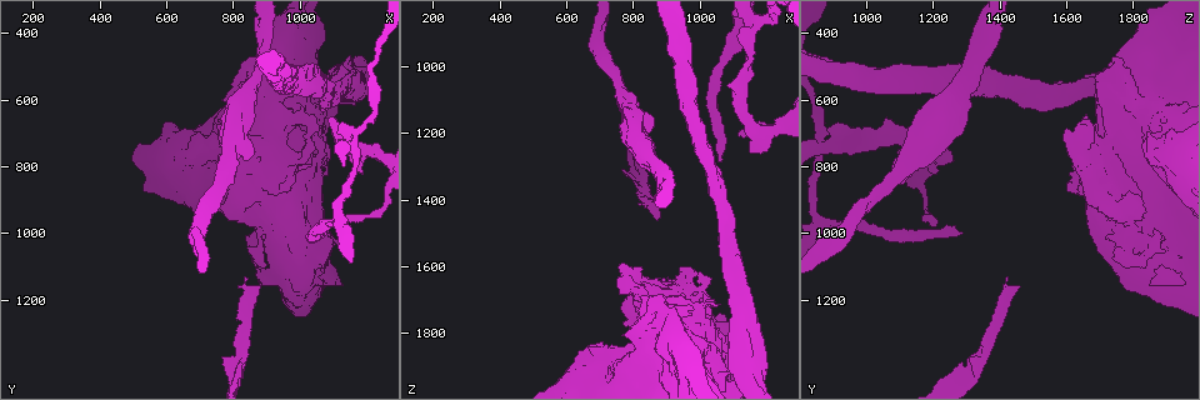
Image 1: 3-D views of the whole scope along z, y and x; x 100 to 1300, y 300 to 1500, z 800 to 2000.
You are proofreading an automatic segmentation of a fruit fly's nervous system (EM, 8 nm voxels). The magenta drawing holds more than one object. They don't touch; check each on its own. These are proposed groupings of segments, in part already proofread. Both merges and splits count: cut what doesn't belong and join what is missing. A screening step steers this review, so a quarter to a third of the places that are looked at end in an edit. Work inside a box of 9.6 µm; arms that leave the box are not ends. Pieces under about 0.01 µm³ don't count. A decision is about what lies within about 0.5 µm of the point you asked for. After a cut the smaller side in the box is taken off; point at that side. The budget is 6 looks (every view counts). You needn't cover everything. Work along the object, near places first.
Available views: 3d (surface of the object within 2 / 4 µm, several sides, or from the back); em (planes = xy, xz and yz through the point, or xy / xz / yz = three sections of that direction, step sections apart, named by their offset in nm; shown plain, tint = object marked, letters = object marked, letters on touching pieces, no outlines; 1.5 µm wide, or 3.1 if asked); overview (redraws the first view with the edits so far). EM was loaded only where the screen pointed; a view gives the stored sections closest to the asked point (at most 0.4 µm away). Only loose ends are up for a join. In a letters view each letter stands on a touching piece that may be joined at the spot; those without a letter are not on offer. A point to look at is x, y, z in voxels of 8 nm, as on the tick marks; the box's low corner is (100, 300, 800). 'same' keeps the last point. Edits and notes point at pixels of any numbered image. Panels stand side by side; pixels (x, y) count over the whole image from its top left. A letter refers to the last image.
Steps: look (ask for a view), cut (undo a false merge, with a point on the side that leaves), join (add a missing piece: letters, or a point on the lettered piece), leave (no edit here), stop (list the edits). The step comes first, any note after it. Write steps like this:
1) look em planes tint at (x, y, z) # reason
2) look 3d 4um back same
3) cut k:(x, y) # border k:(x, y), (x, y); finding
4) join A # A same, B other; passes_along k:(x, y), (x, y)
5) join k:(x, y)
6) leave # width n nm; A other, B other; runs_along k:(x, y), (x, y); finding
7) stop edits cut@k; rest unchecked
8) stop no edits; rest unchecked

look 3d 2um at (1090, 650, 1060) # branch stops here

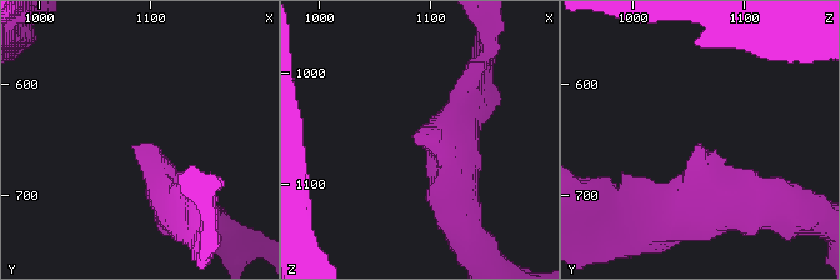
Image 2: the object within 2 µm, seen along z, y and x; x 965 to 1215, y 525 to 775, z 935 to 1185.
look em 3.1um yz step 8 plain at (1092, 652, 1062) # need the tissue

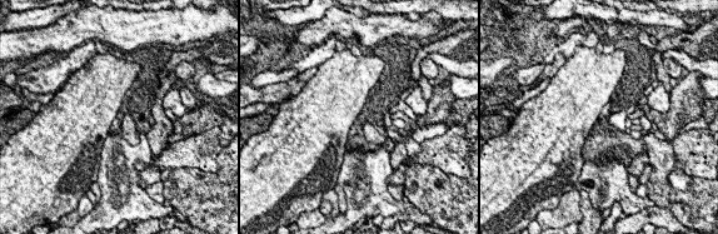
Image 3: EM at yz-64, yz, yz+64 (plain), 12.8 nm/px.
look em 3.1um yz step 8 letters same # see the neighbours

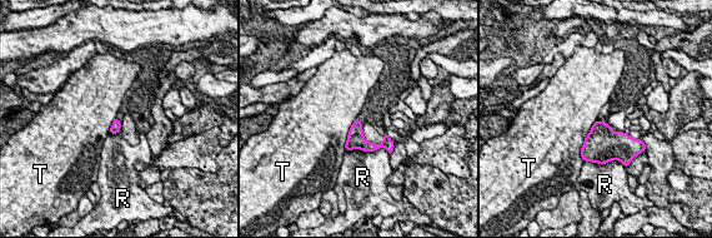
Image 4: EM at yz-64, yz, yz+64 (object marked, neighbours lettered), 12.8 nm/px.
leave # R other, T other; border 4:(597, 120), (585, 138), (581, 157); none of them fits

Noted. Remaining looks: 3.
look em planes letters at (830, 1130, 1420) # free end

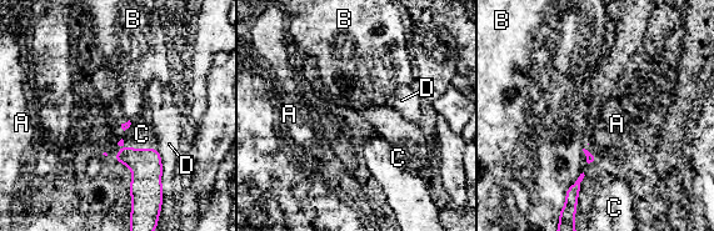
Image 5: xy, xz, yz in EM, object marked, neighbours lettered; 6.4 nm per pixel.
leave # longest_contact D 260 nm; A other, B other, C other, D other; border 5:(121, 137), (114, 156); none of them fits

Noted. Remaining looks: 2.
look 3d 4um back at (820, 1420, 1300) # abrupt turn

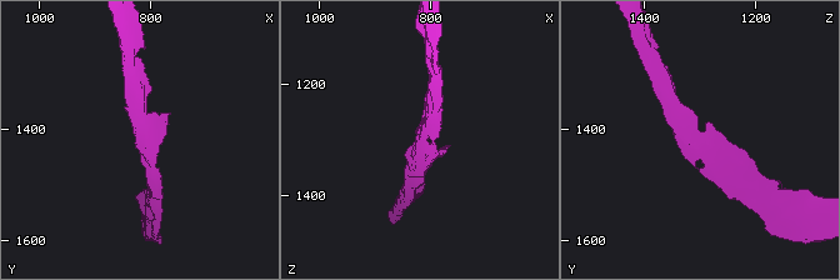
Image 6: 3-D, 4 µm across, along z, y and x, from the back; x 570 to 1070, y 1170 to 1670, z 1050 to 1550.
look em planes letters at (815, 1420, 1300) # need the tissue

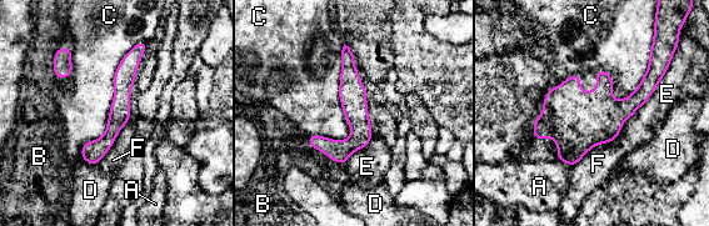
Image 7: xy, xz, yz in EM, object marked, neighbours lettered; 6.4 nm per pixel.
leave # width 130 nm; A other, B other, C other, D other, E other, F other; runs_along 7:(143, 44), (93, 161); all the same cell

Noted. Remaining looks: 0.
stop no edits; rest unchecked

